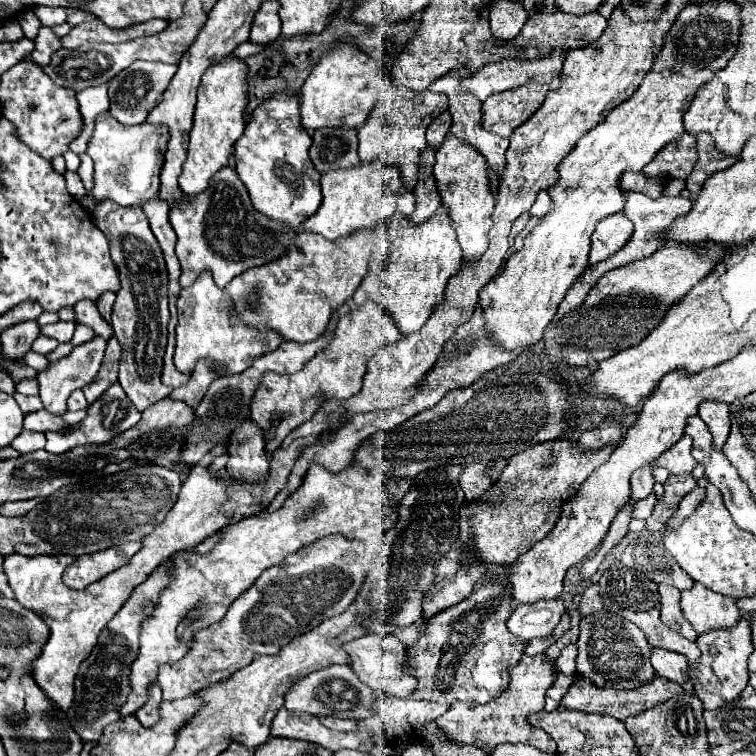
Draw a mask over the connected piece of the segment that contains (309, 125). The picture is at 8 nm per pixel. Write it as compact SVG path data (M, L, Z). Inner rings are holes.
M337 45L329 53L321 57L321 61L313 67L309 77L305 79L301 87L301 121L305 129L319 129L319 127L361 127L371 113L373 105L377 103L380 96L387 93L390 87L389 79L384 79L388 71L383 71L380 61L369 57L367 53L359 51L351 45Z

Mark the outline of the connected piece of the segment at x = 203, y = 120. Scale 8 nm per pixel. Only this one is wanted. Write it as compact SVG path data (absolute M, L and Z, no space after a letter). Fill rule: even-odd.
M231 53L219 59L215 65L211 65L201 77L193 129L189 135L187 161L183 163L183 171L179 177L179 185L187 195L195 195L209 185L209 179L219 171L219 167L227 165L235 141L243 135L245 107L249 103L247 69L247 63Z

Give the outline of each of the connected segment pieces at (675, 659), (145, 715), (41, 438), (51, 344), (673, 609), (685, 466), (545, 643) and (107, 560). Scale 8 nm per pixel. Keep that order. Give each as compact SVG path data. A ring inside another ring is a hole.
M653 649L651 663L657 671L657 675L679 683L685 691L693 691L693 683L689 679L689 663L683 655L667 649Z
M153 683L153 687L149 687L149 699L147 699L147 703L135 713L135 717L145 727L155 725L157 719L159 719L159 703L161 703L161 691L159 691L159 685Z
M23 429L19 437L15 437L15 441L11 443L11 447L15 451L19 451L21 455L25 453L33 453L45 447L45 433L35 433L35 431L27 431Z
M41 335L41 337L39 337L35 343L33 343L33 351L41 353L41 355L47 355L47 353L51 353L51 351L53 351L57 345L59 345L59 343L57 343L55 339Z
M659 585L659 593L661 593L661 621L663 621L663 625L677 631L679 635L683 635L689 641L695 641L697 635L695 635L693 627L687 623L687 619L683 619L683 613L679 607L681 591L671 585Z
M683 435L673 447L669 447L663 455L659 455L659 459L655 459L655 465L665 467L675 475L691 473L697 465L697 461L691 455L691 437Z
M547 637L547 639L531 639L529 645L525 647L525 655L541 655L553 643L555 643L553 637Z
M141 541L123 543L121 547L111 547L93 555L77 557L63 573L63 583L71 589L85 589L87 585L99 581L107 573L123 567L135 551L139 551Z

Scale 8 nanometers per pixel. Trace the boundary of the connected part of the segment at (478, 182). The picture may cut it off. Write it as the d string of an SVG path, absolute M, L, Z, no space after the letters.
M447 133L435 157L437 161L433 165L433 175L439 187L441 203L449 209L449 215L455 223L455 231L459 233L463 259L465 261L471 261L471 257L479 259L479 255L487 251L487 231L491 229L491 211L495 207L487 159L475 147L463 143L461 139L455 139L455 135L451 133Z

